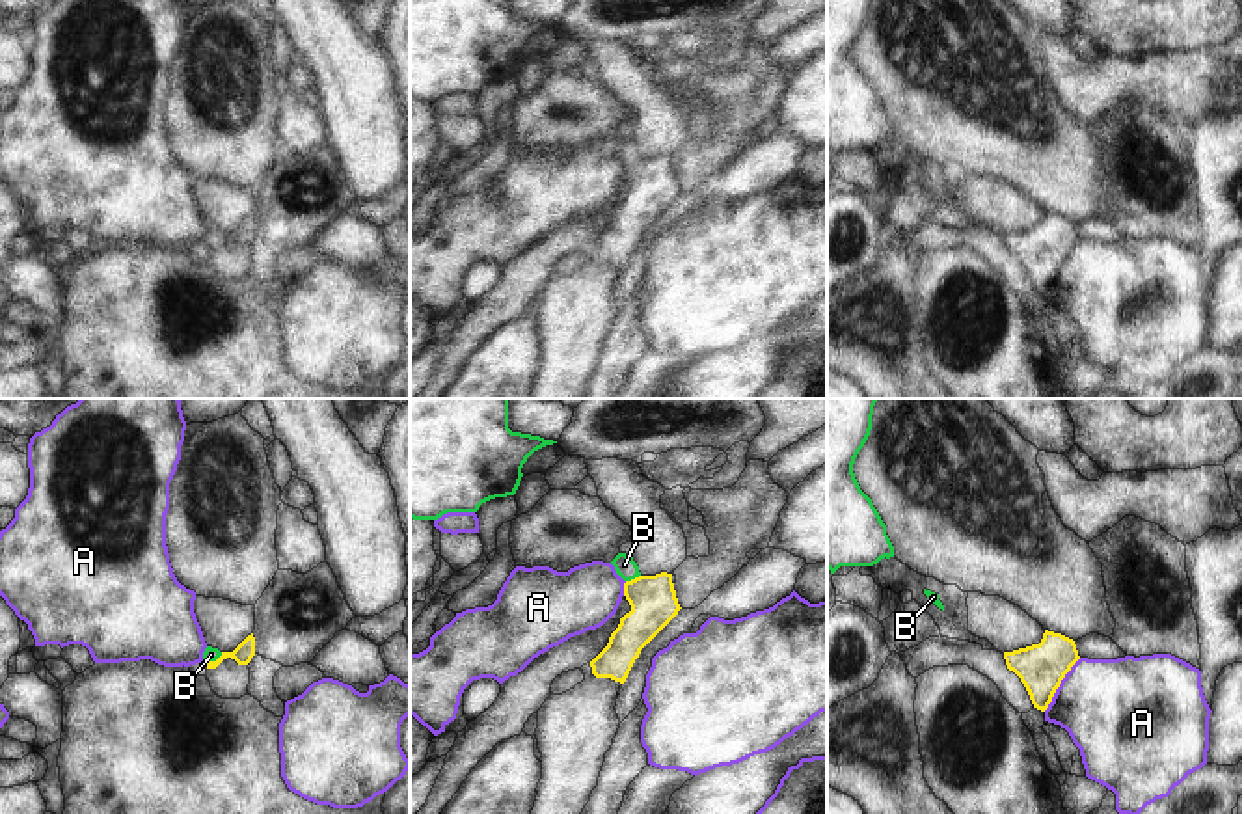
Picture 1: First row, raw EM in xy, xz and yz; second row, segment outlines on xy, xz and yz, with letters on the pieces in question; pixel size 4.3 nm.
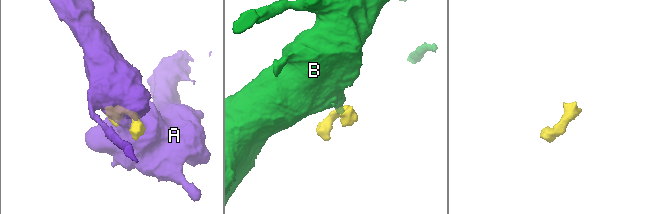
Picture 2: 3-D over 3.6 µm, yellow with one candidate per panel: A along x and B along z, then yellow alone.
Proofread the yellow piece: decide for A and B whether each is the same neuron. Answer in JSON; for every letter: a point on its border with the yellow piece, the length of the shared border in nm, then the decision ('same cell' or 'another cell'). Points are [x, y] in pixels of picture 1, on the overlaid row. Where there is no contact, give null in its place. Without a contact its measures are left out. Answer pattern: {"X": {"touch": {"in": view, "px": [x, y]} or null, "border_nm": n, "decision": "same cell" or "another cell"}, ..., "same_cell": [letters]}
{"A": {"touch": {"in": "yz", "px": [1060, 682]}, "border_nm": 280, "decision": "another cell"}, "B": {"touch": {"in": "xy", "px": [213, 662]}, "border_nm": 90, "decision": "same cell"}, "same_cell": ["B"]}

